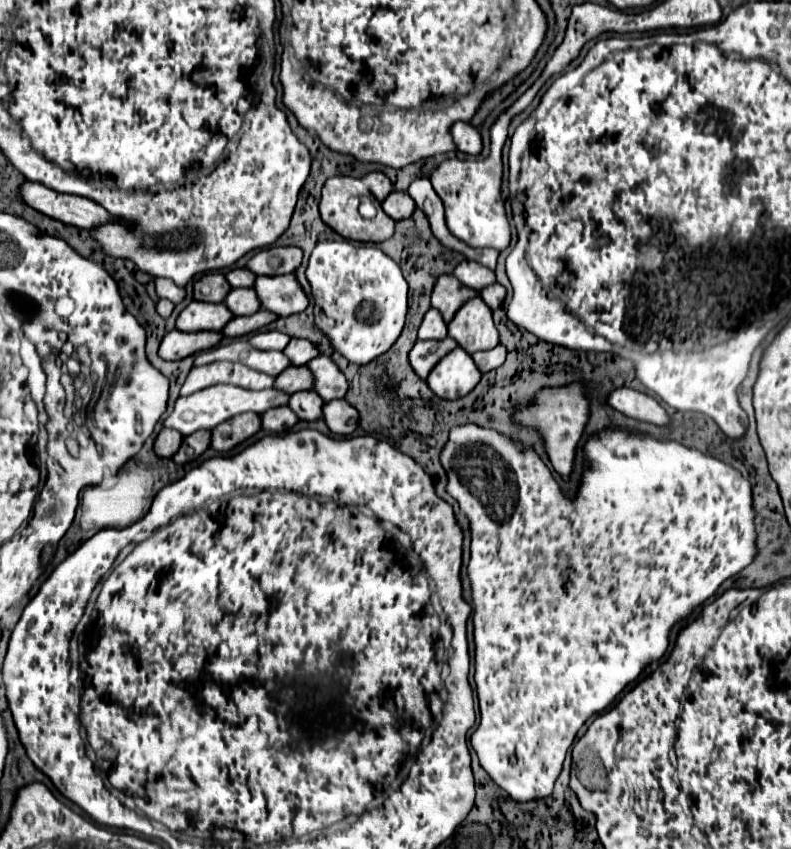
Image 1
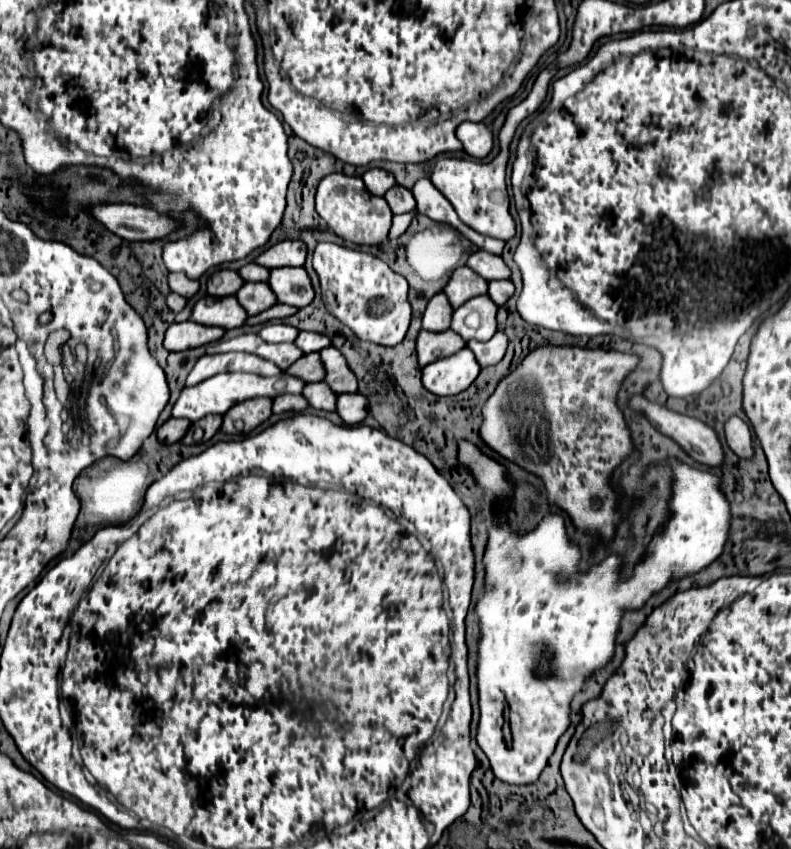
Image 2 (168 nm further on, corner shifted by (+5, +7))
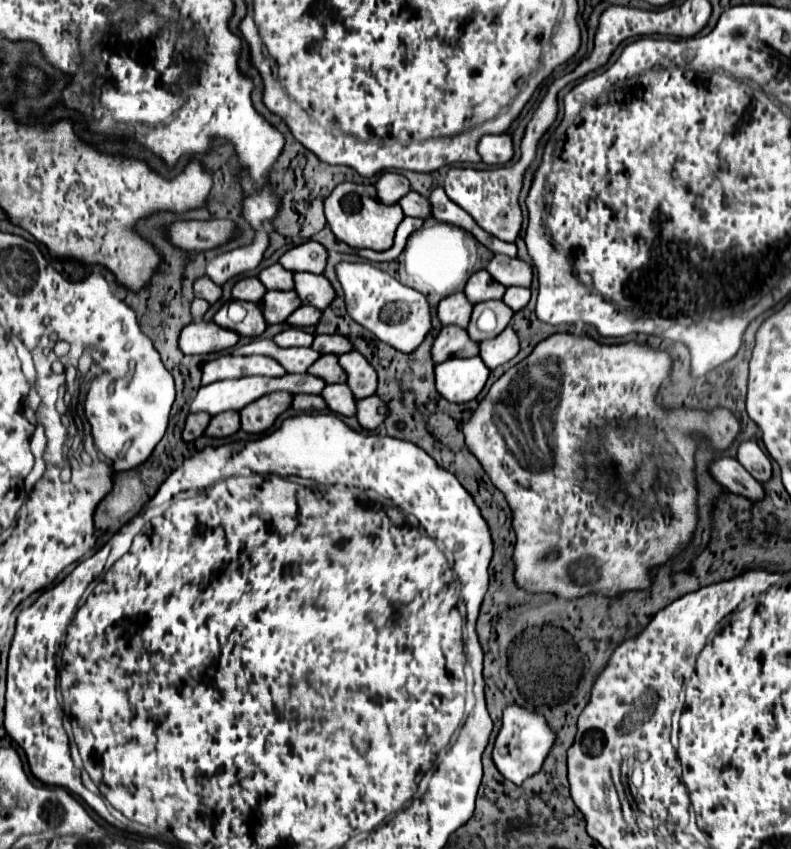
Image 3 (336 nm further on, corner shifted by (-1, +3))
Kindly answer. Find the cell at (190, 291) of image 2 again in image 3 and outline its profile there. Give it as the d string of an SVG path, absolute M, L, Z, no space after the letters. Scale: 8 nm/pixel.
M208 276L198 278L198 280L194 282L194 292L196 292L196 296L198 296L198 298L208 300L210 304L218 302L218 300L220 300L220 296L222 296L222 288L220 288L218 284L214 284Z

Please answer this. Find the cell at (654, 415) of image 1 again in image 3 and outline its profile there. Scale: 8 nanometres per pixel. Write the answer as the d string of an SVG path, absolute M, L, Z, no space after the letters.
M720 458L712 464L712 476L726 486L732 494L740 494L750 500L762 500L764 498L764 486L754 480L738 460L734 458Z

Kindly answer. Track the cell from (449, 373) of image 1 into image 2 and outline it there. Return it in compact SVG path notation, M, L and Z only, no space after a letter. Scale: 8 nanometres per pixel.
M462 348L452 356L440 358L422 368L422 384L426 390L438 396L452 396L466 390L478 376L480 366L470 352Z

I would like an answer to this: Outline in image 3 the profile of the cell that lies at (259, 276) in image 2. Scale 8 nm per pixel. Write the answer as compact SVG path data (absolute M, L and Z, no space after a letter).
M280 264L264 268L258 278L268 290L294 290L294 272L288 272Z

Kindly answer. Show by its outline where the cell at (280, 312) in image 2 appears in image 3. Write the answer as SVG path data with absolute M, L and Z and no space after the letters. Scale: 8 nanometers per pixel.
M304 304L292 316L288 316L286 322L292 324L292 326L314 326L314 324L318 324L320 316L322 316L322 310L312 308L310 304Z

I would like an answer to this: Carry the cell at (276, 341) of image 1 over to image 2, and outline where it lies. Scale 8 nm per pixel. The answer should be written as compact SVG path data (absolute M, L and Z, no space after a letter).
M264 324L260 330L260 338L264 342L294 342L300 330L286 324Z

